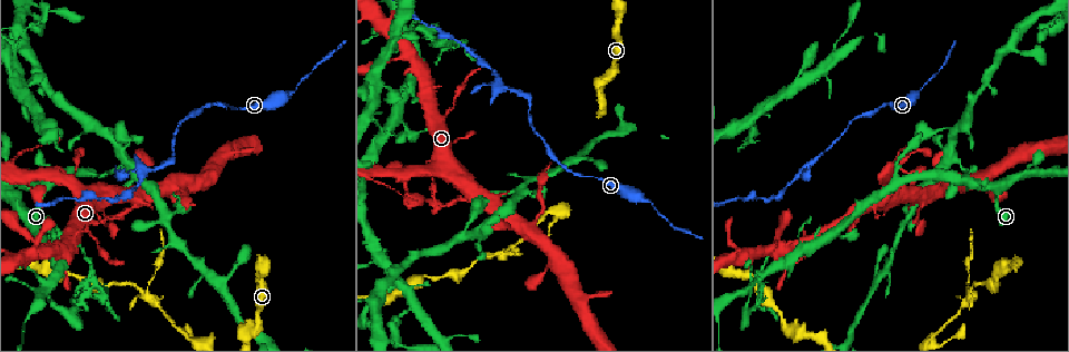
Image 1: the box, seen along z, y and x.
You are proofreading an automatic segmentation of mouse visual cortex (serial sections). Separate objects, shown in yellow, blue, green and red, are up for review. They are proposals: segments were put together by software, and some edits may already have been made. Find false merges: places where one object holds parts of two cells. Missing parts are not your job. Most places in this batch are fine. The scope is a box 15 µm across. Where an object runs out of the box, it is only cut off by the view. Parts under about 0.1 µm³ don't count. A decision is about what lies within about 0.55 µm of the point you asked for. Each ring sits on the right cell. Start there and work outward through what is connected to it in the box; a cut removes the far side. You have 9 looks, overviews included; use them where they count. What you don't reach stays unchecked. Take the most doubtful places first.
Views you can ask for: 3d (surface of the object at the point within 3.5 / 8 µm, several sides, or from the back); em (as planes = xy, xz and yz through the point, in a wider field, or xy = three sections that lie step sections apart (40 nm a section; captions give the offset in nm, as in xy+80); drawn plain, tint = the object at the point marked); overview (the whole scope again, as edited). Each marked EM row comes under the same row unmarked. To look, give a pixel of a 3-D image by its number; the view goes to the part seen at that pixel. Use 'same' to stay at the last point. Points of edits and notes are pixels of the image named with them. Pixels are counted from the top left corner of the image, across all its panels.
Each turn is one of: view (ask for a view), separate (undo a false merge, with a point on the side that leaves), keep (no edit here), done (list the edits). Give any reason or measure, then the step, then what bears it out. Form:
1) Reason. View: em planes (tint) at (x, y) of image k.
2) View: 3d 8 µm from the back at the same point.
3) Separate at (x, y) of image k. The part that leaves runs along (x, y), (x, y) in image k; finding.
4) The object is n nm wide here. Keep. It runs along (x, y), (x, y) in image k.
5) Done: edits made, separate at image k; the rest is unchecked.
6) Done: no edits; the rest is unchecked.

A fork. View: 3d 3.5 µm from the back at (500, 86) of image 1.

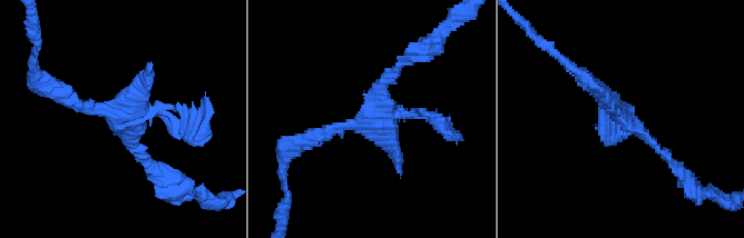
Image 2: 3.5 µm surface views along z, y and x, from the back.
Now the EM. View: em planes (tint) at (366, 121) of image 2.

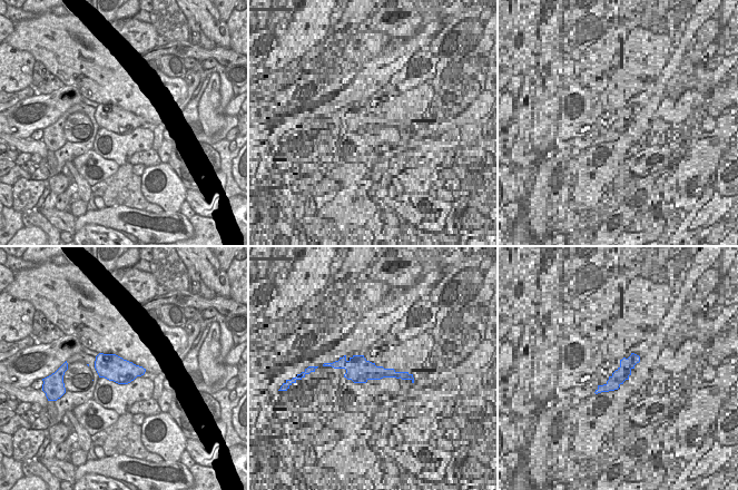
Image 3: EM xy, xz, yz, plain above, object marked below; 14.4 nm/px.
View: em xy step 1 (tint) at the same point.

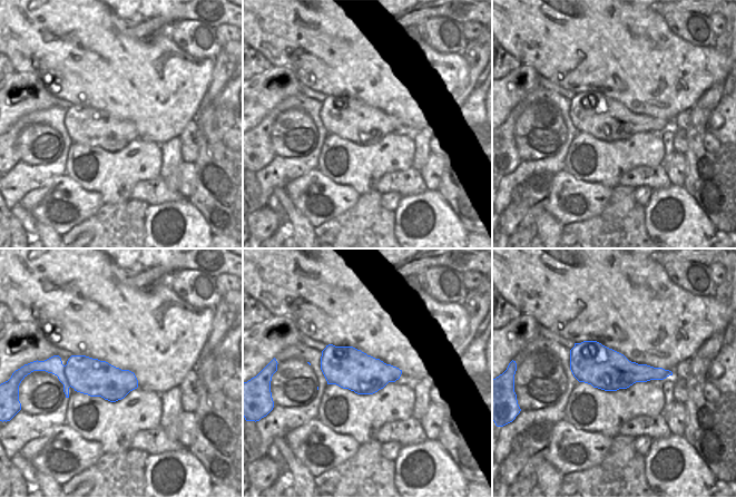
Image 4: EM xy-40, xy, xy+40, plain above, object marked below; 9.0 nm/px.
Keep. It runs along (300, 140), (361, 124), (395, 69) in image 2; one cell here.

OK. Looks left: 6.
Abrupt turn. View: 3d 3.5 µm at (922, 205) of image 1.

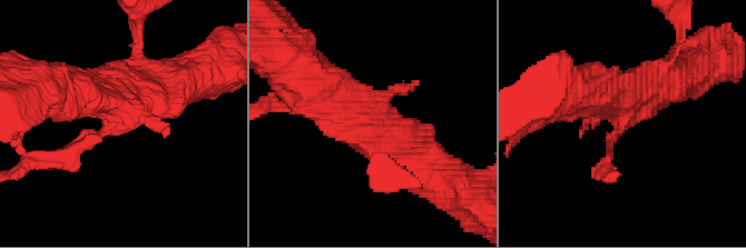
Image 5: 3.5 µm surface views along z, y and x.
3 arms meet here; the arms are 150, 500, 500 nm wide. View: em xy step 1 (tint) at (118, 125) of image 5.

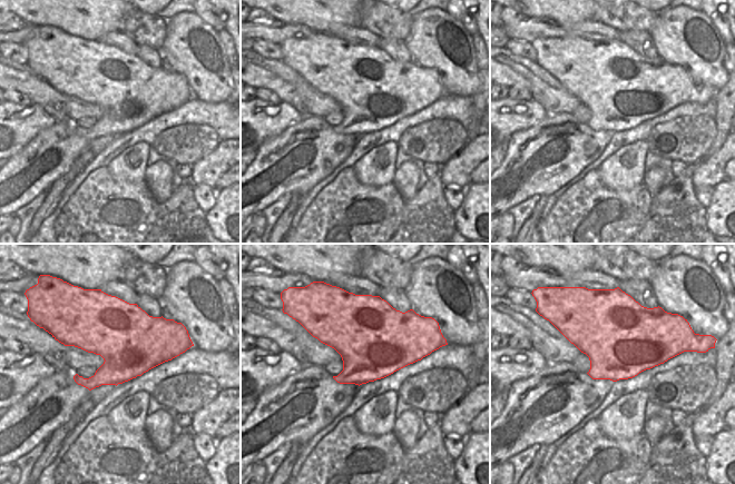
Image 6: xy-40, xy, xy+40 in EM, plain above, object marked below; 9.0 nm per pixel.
Cut it another way. View: em xy step 3 (tint) at the same point.

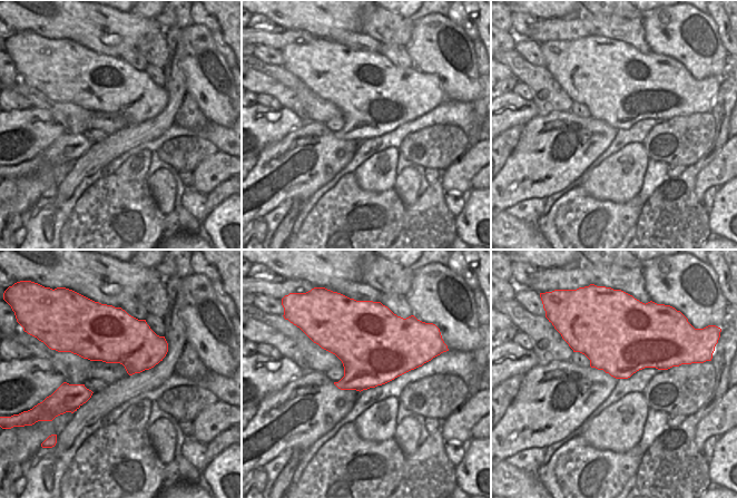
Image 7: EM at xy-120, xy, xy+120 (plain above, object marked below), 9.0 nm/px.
Keep. One cell here.

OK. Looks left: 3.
Abrupt turn. View: 3d 3.5 µm at (596, 84) of image 1.

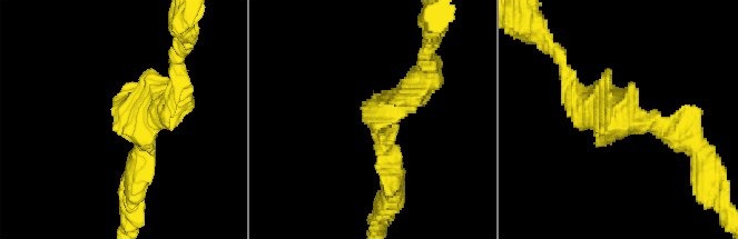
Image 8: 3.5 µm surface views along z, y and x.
View: em xy step 3 (tint) at (380, 115) of image 8.

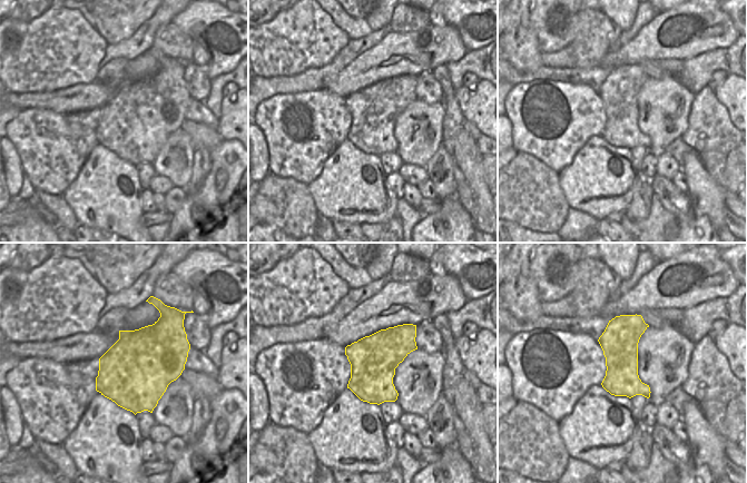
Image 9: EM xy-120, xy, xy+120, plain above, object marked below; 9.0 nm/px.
View: em xy step 2 (tint) at the same point.

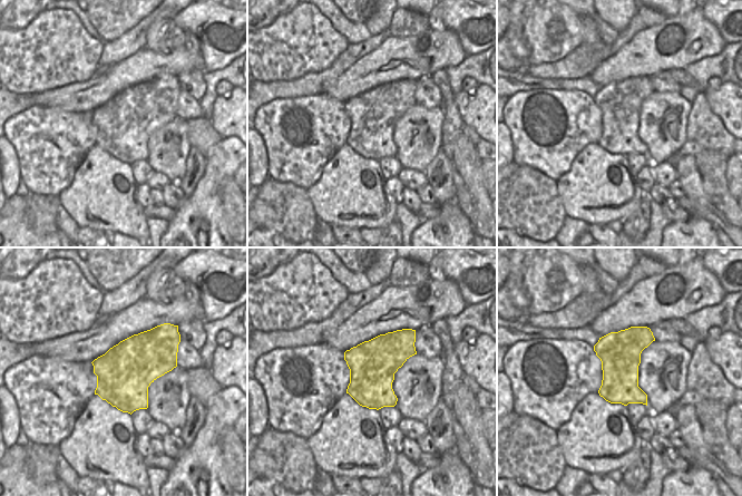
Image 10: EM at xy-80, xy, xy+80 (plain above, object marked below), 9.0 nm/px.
Keep. It runs along (577, 92), (626, 123), (686, 133) in image 8; all the same cell.

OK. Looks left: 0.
Done: no edits; the rest is unchecked.

